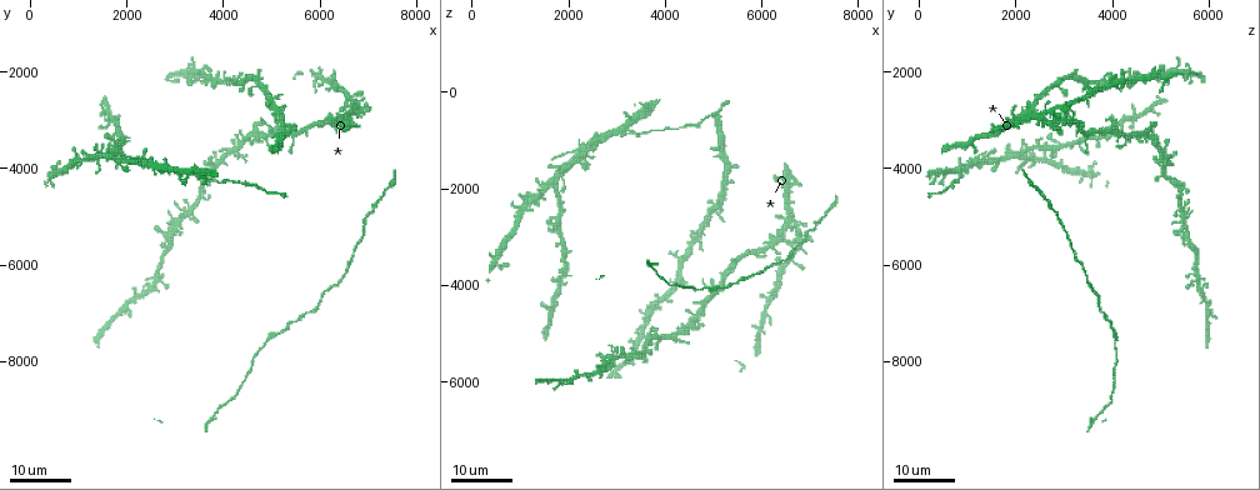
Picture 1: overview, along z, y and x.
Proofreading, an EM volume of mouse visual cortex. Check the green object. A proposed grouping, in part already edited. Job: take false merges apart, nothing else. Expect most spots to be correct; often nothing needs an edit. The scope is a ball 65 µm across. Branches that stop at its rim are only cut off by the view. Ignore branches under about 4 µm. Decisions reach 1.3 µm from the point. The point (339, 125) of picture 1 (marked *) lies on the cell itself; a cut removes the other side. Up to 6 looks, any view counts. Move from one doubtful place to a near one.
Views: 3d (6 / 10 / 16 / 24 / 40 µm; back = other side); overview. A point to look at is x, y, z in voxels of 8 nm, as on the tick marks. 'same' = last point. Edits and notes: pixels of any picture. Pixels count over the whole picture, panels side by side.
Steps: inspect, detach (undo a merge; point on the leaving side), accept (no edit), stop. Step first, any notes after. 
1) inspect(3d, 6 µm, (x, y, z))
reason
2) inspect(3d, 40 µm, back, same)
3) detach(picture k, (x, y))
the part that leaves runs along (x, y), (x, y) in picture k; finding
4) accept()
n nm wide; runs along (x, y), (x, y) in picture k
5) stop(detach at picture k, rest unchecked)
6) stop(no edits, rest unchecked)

inspect(3d, 24 µm, (4750, 4400, 700))

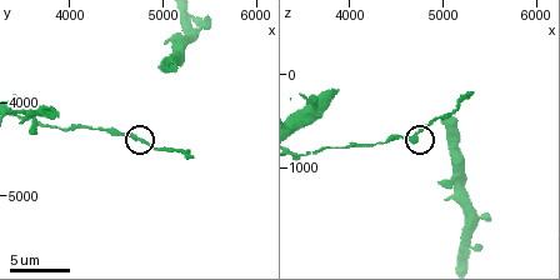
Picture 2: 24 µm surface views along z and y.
inspect(3d, 10 µm, (4700, 4400, 700))

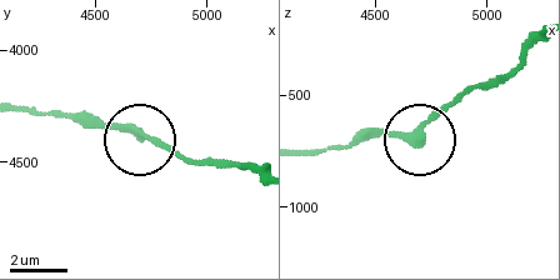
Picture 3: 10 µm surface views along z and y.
accept()
side arm 7 µm; continuous, no second cell

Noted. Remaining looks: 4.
inspect(3d, 16 µm, (1900, 3750, 2000))
thick turns thin

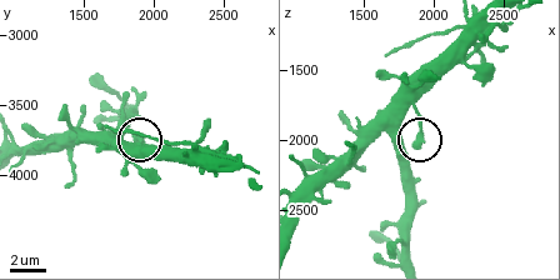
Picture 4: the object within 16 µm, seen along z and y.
inspect(3d, 10 µm, same)

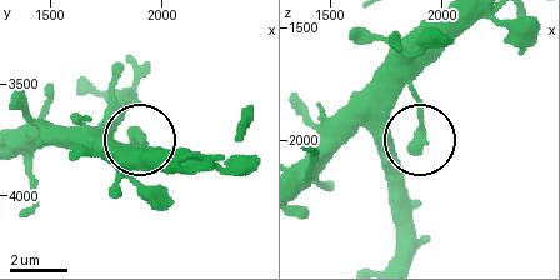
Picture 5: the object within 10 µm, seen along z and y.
accept()
330 nm wide; all the same cell

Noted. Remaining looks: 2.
inspect(3d, 24 µm, (5200, 7400, 4100))
narrows sharply

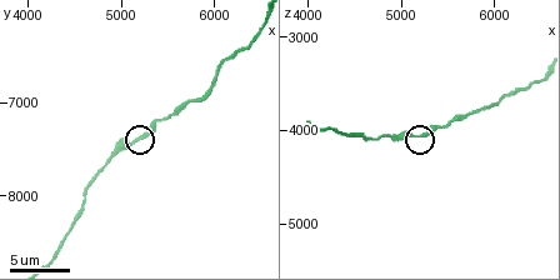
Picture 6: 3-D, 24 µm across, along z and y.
inspect(3d, 6 µm, (5150, 7400, 4050))
zoom in

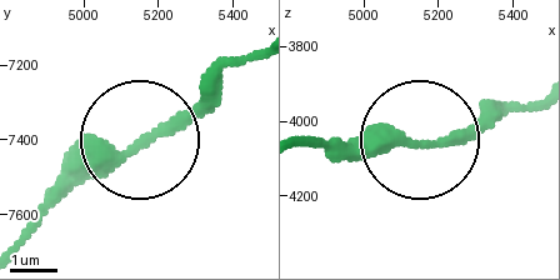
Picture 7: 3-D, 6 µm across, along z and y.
accept()
one cell here

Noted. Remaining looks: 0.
stop(no edits, rest unchecked)

